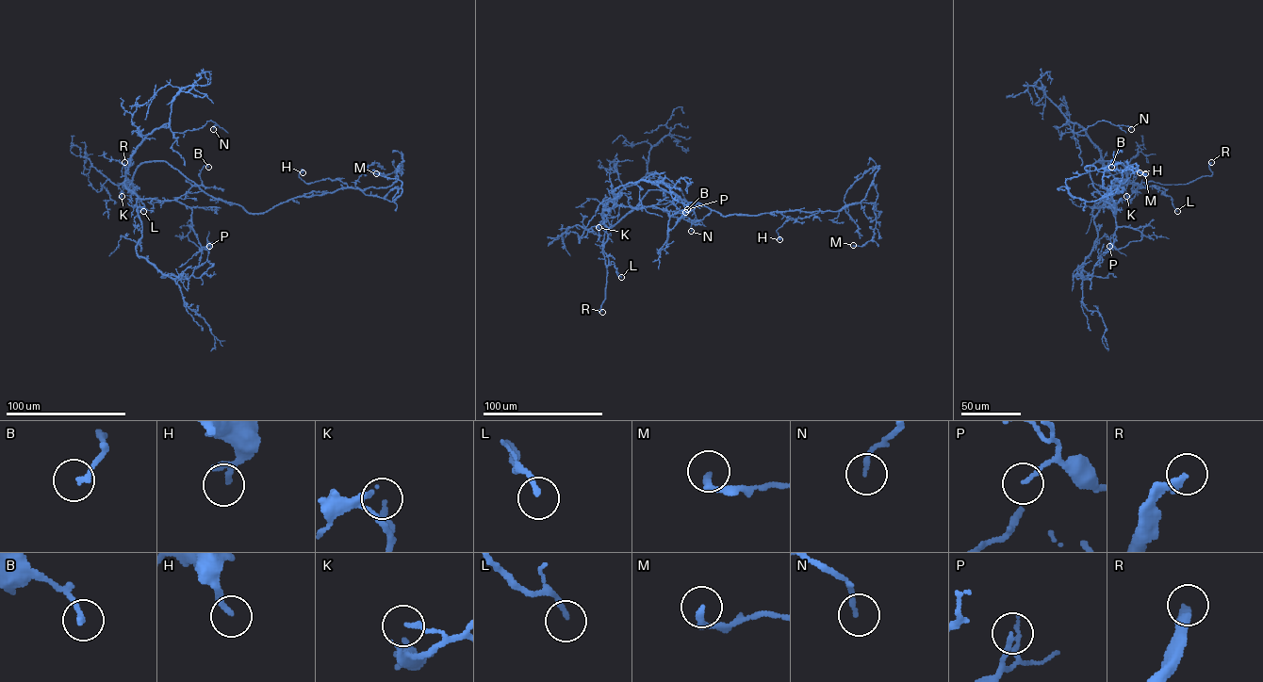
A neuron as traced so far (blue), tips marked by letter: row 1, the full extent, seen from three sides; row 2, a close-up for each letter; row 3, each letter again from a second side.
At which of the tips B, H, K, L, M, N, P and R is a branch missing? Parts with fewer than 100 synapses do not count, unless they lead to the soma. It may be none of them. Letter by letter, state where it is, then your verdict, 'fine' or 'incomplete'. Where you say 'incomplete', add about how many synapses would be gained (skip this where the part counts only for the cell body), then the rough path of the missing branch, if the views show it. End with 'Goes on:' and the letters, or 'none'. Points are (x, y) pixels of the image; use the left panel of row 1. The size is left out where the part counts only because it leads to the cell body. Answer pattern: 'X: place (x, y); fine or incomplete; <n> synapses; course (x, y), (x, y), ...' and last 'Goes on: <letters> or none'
B: place (208, 167); fine
H: place (303, 172); fine
K: place (122, 196); fine
L: place (143, 211); fine
M: place (376, 173); fine
N: place (213, 129); fine
P: place (209, 246); fine
R: place (124, 162); incomplete; course (124, 162), (122, 161), (123, 146)
Goes on: R

